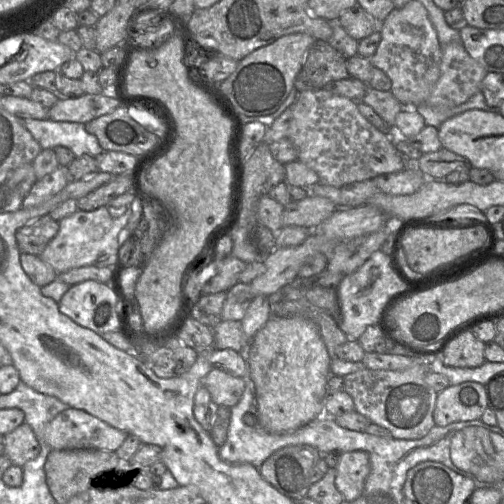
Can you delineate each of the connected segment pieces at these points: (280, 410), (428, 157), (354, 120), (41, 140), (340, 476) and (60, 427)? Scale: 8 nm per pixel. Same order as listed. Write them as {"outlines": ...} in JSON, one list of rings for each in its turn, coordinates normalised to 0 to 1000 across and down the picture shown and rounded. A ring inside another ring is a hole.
{"outlines":[[[[536,629],[508,659],[486,698],[504,760],[508,817],[516,845],[532,859],[577,859],[643,821],[657,710],[629,645],[607,629]]],[[[883,294],[865,302],[839,304],[827,319],[827,333],[855,357],[879,357],[891,343],[907,335],[931,335],[933,321]]],[[[645,175],[629,179],[607,179],[597,183],[587,183],[587,196],[573,212],[579,220],[579,234],[575,240],[575,252],[571,256],[571,272],[591,296],[591,319],[603,323],[613,333],[621,335],[633,349],[633,363],[641,367],[653,367],[663,371],[677,371],[688,365],[716,361],[724,357],[734,357],[746,349],[772,343],[788,343],[804,335],[804,317],[802,312],[786,294],[786,272],[782,264],[780,270],[764,268],[746,256],[712,220],[710,202],[698,196],[692,196],[683,190],[663,187]]],[[[48,236],[48,246],[83,296],[125,290],[137,294],[149,312],[188,312],[206,300],[192,272],[173,262],[165,244]]],[[[718,893],[681,897],[665,929],[665,964],[685,994],[708,990],[734,938],[732,901]]],[[[151,810],[119,817],[87,849],[87,875],[103,893],[230,895],[250,865],[246,855]]]]}

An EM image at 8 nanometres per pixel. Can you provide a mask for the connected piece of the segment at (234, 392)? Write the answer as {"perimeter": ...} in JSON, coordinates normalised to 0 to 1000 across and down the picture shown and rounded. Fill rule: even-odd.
{"perimeter":[[[423,728],[403,752],[401,764],[433,804],[458,810],[468,804],[486,772],[486,756],[437,728]]]}

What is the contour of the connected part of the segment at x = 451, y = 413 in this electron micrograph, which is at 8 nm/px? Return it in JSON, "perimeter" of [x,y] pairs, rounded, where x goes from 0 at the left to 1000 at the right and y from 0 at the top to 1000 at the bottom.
{"perimeter":[[[919,758],[889,766],[867,780],[859,829],[863,843],[885,845],[901,837],[954,833],[968,810],[962,764]]]}

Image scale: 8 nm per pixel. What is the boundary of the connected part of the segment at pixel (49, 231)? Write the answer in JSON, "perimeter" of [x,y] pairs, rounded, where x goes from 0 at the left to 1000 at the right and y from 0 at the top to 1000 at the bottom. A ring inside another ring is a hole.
{"perimeter":[[[81,429],[32,462],[32,476],[42,500],[77,508],[117,458],[117,438],[101,429]]]}

